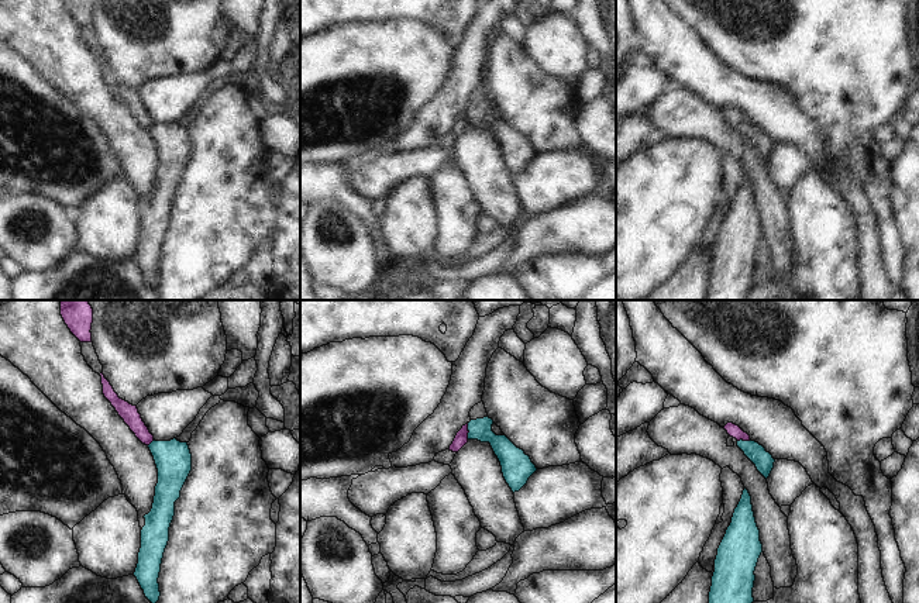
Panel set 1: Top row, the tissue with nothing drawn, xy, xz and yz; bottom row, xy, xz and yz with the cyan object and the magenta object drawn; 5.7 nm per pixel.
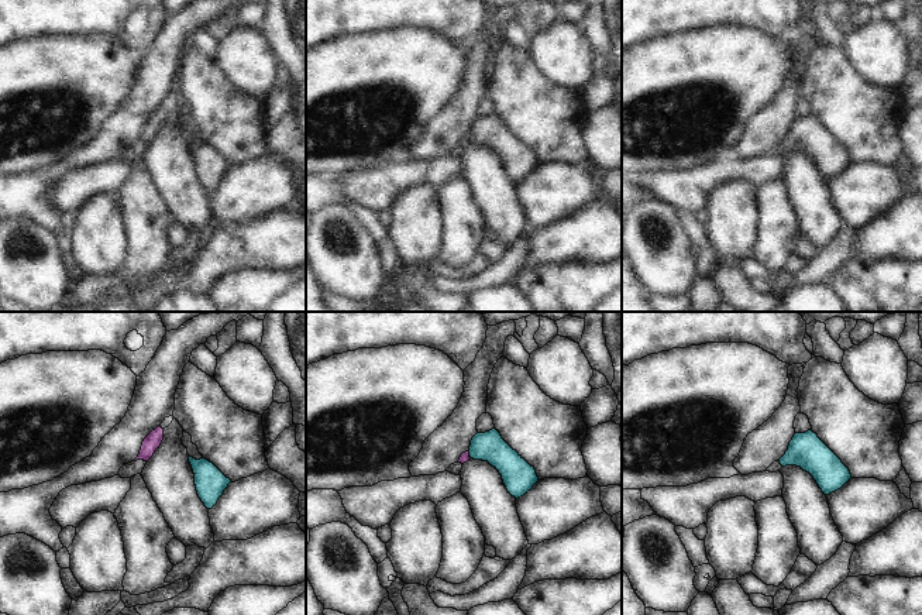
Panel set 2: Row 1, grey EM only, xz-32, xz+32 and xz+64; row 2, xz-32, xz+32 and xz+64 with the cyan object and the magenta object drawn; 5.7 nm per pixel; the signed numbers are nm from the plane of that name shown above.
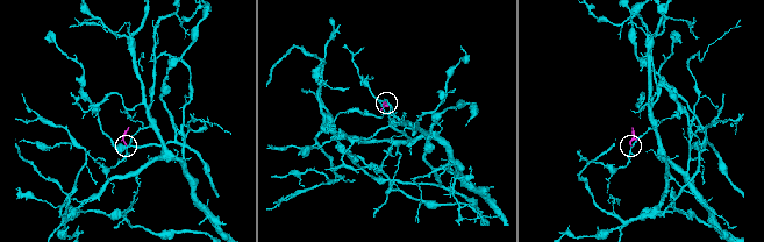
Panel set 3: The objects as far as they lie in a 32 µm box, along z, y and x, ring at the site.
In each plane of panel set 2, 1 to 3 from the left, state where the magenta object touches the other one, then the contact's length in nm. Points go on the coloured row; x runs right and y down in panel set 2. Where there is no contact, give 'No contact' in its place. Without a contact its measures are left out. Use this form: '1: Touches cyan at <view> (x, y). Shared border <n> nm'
1: No contact
2: Touches cyan at xz+32 (470, 454). Shared border 50 nm
3: No contact.

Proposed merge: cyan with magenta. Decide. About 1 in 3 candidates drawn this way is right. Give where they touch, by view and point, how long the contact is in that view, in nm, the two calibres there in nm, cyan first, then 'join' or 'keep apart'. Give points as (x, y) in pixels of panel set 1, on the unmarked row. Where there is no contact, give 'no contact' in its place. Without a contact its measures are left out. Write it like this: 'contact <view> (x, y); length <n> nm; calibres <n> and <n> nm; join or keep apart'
contact xz (468, 114); length 100 nm; calibres 130 and 80 nm; keep apart

